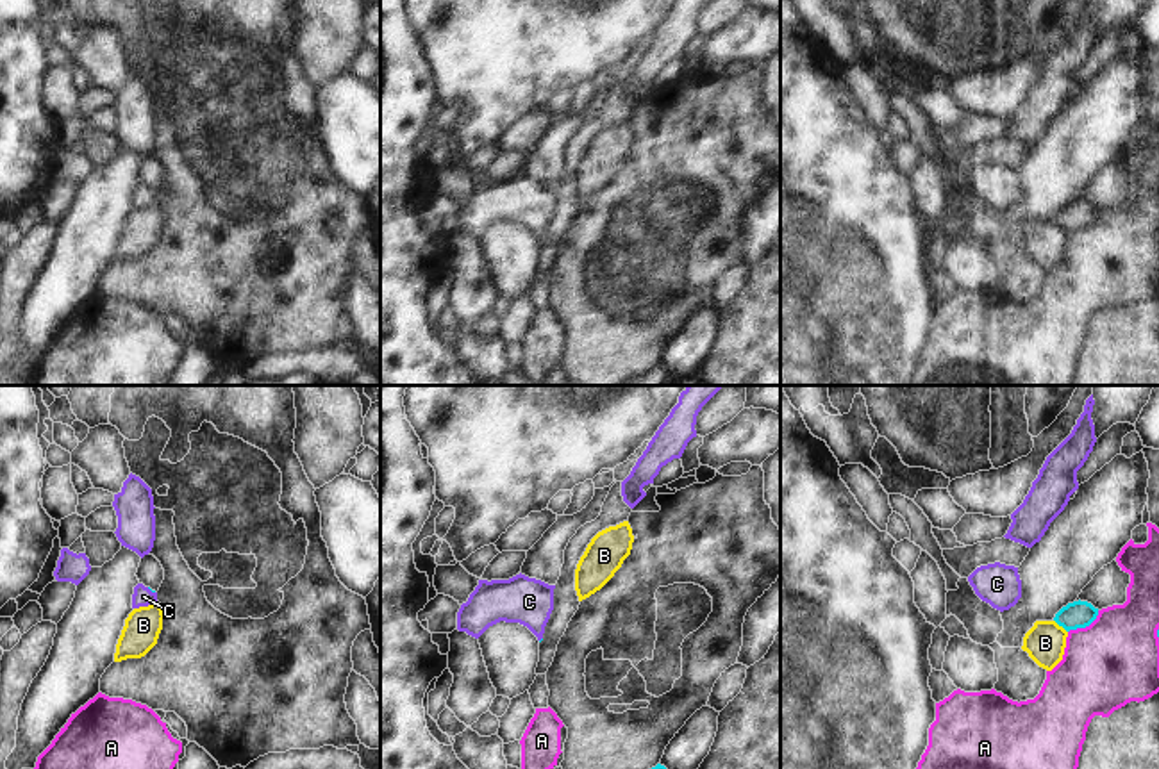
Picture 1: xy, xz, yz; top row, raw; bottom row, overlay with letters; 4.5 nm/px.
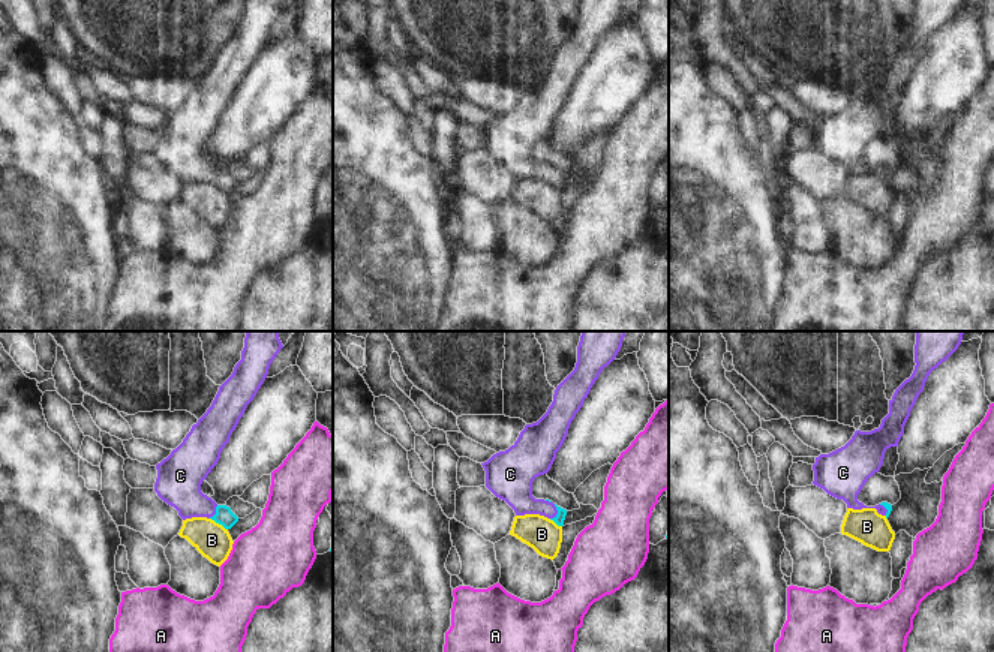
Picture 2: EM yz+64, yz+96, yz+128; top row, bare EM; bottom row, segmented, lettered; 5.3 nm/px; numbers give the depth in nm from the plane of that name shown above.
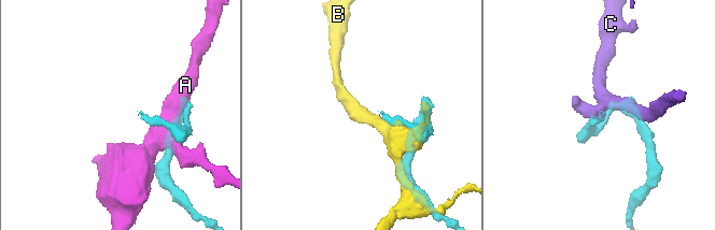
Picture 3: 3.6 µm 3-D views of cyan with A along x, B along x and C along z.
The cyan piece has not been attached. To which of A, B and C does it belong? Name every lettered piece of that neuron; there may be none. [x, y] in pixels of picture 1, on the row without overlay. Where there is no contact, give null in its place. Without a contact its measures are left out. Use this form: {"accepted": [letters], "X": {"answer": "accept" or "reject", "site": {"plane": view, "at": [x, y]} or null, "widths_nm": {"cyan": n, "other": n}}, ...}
{"accepted": ["C"], "A": {"answer": "reject", "site": {"plane": "yz", "at": [1084, 227]}, "widths_nm": {"cyan": 130, "other": 400}}, "B": {"answer": "reject", "site": {"plane": "yz", "at": [1061, 225]}, "widths_nm": {"cyan": 130, "other": 180}}, "C": {"answer": "accept", "site": {"plane": "xy", "at": [150, 190]}, "widths_nm": {"cyan": 20, "other": 90}}}

